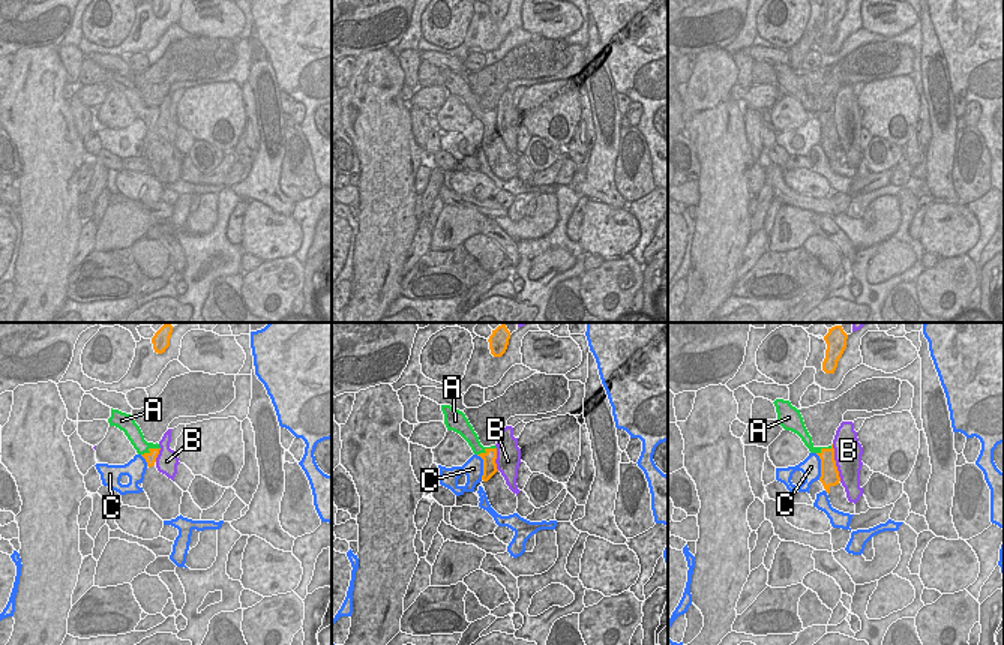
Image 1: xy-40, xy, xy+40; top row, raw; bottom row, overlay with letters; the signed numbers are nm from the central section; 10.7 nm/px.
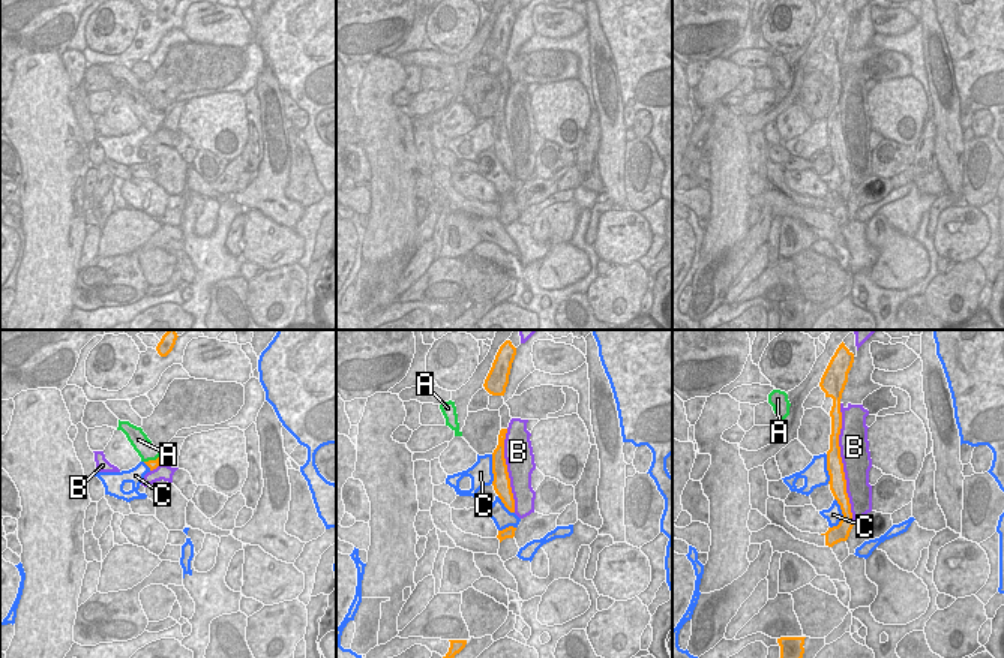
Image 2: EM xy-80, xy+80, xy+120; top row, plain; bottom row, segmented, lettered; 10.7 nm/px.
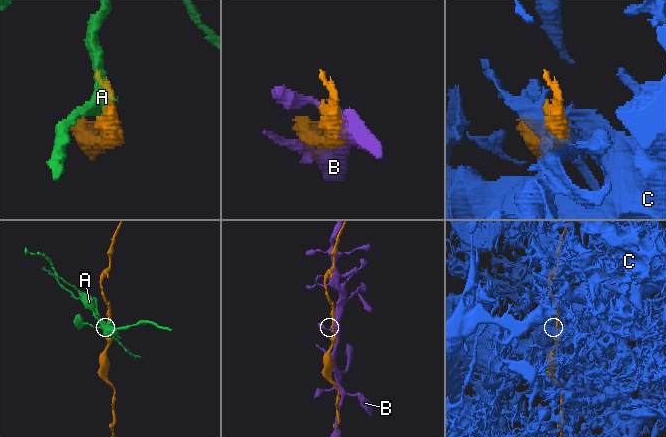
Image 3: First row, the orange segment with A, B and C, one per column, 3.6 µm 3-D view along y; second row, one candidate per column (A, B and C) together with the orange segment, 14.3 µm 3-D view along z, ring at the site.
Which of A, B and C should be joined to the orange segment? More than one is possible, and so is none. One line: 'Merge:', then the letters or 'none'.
Merge: none

